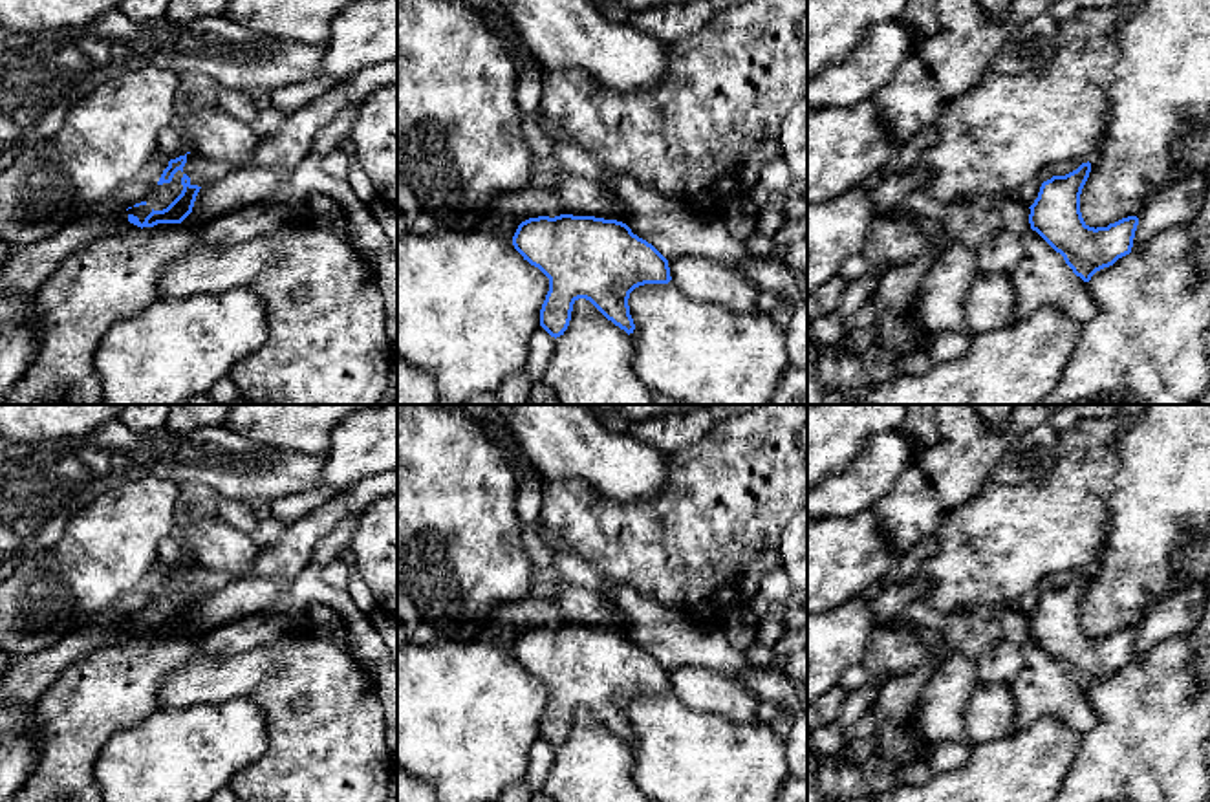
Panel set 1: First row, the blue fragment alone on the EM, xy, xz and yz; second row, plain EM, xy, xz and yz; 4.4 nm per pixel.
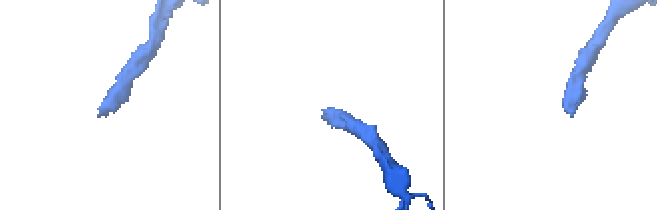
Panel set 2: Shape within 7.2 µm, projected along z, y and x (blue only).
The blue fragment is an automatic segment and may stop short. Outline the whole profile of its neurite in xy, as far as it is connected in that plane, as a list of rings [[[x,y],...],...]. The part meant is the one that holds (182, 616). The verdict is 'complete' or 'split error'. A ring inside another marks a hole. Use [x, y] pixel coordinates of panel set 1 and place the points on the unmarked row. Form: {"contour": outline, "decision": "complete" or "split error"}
{"contour": [[[183,584],[181,604],[163,621],[154,621],[141,634],[128,624],[135,637],[119,646],[101,648],[68,667],[60,677],[35,703],[31,740],[37,765],[16,791],[13,802],[103,802],[95,780],[95,762],[119,731],[128,729],[157,709],[159,687],[165,677],[183,668],[196,654],[194,639],[183,637],[163,645],[146,645],[145,637],[157,634],[181,634],[194,617],[201,597],[192,595]]], "decision": "split error"}

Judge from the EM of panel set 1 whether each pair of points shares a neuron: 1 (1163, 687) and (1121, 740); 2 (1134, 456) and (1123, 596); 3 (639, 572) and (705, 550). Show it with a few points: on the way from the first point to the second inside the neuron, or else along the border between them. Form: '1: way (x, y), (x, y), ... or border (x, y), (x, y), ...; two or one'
1: way (1159, 700), (1134, 727); one
2: way (1134, 491), (1134, 561); one
3: way (656, 555), (661, 550), (689, 550); one

